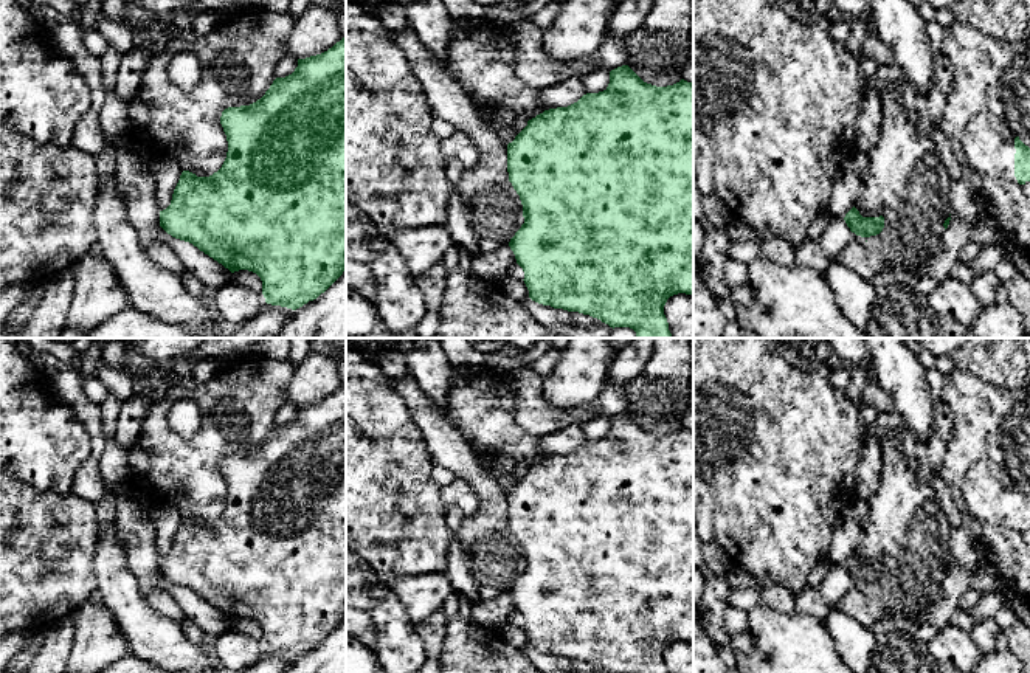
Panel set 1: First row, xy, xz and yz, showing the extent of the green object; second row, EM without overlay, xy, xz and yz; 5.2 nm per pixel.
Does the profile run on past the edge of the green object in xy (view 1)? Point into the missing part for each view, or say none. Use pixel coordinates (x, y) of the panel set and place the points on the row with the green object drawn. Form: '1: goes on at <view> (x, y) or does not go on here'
1: does not go on here

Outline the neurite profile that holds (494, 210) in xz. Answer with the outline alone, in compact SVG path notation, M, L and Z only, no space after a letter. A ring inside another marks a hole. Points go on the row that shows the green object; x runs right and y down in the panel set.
M411 28L391 29L420 82L433 116L451 123L478 146L479 160L462 171L458 192L482 253L509 245L524 223L520 195L509 181L507 144L482 121L468 93Z

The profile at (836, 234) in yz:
M831 219L819 236L824 253L835 259L850 242L852 231L844 219Z

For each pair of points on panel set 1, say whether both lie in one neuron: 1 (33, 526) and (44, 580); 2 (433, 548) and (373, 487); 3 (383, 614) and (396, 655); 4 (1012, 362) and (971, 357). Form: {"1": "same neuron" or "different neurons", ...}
{"1": "same neuron", "2": "same neuron", "3": "same neuron", "4": "same neuron"}

